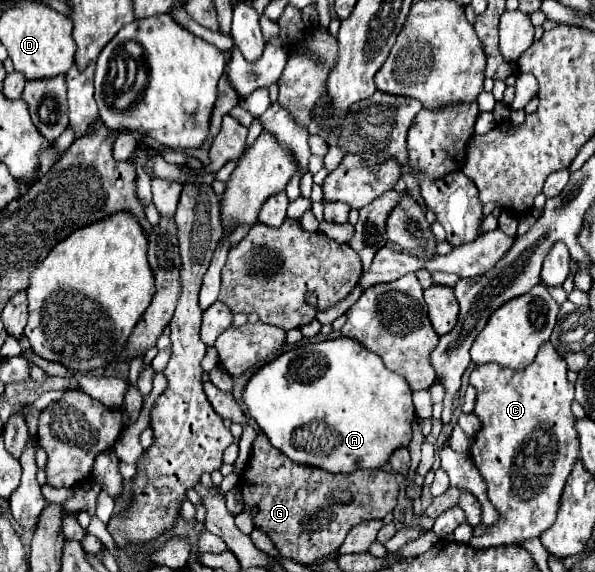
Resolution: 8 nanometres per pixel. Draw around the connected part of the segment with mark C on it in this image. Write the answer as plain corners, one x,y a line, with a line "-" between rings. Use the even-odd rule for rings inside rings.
547,342
539,350
535,362
525,370
511,369
510,372
510,369
495,363
481,364
471,372
469,382
477,388
475,414
483,422
481,432
475,436
471,458
487,482
491,504
499,512
499,520
489,526
483,535
473,536
469,545
473,548
489,548
521,544
523,540
539,538
547,528
551,528
551,524
555,524
565,480
571,474
575,460
579,460
579,438
575,432
575,416
571,412
573,384
567,380
567,362

